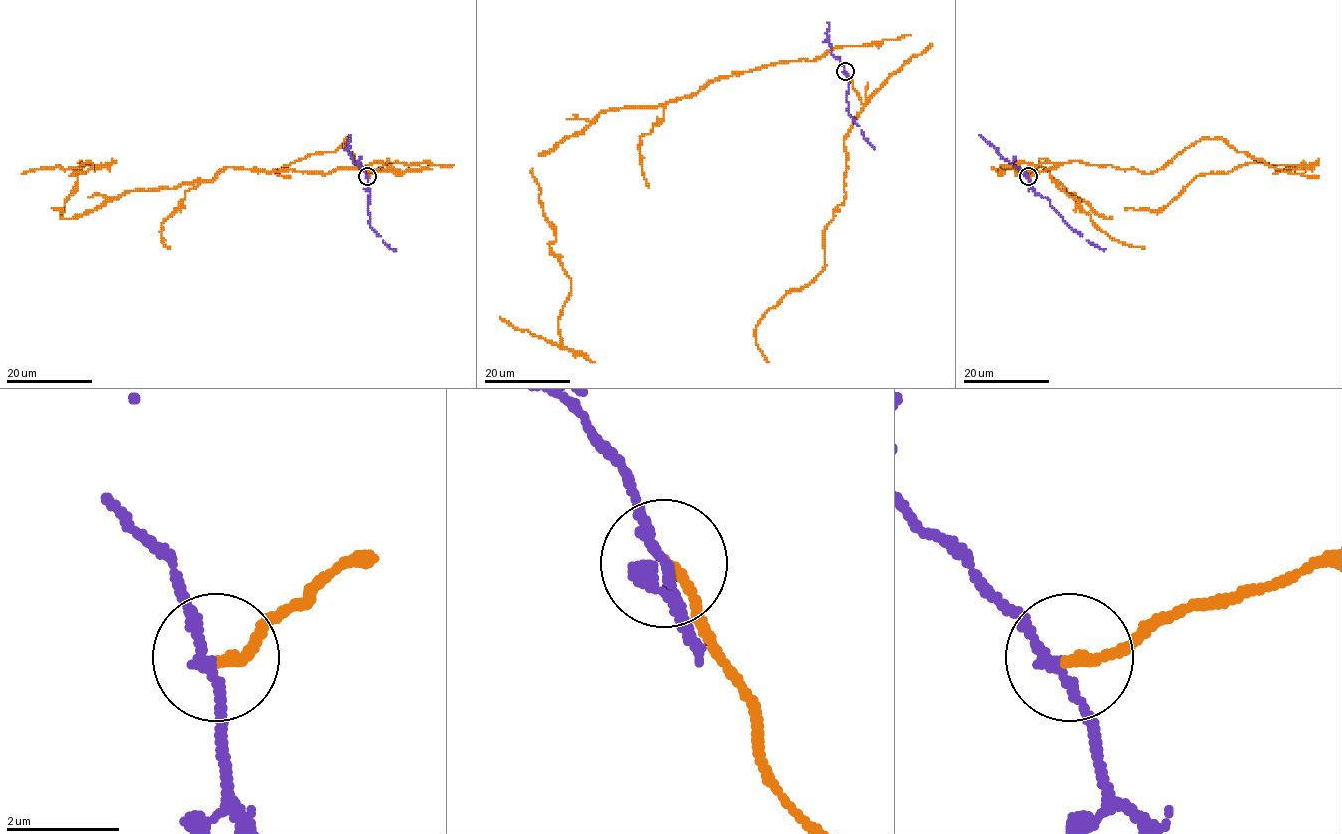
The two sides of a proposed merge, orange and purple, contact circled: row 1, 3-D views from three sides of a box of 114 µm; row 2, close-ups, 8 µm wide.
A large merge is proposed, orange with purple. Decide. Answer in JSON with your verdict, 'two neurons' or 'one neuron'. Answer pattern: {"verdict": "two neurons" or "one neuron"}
{"verdict": "two neurons"}

